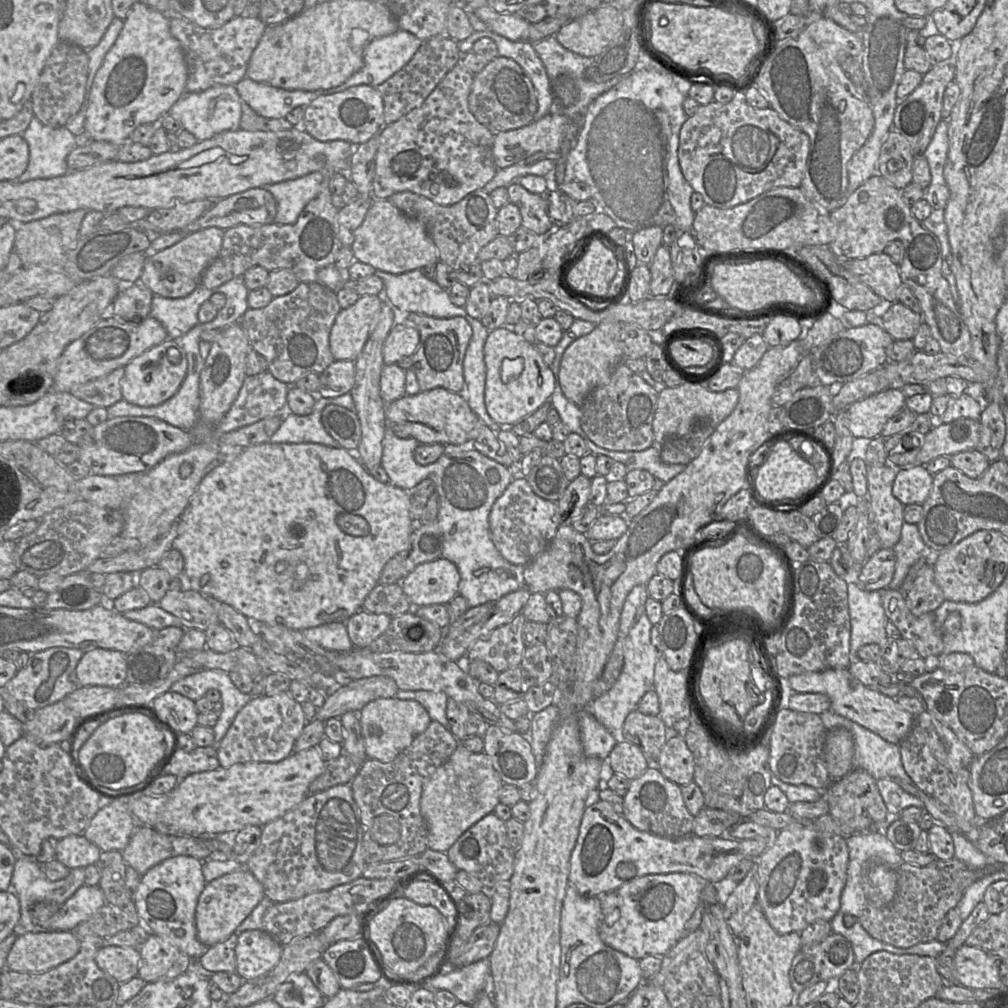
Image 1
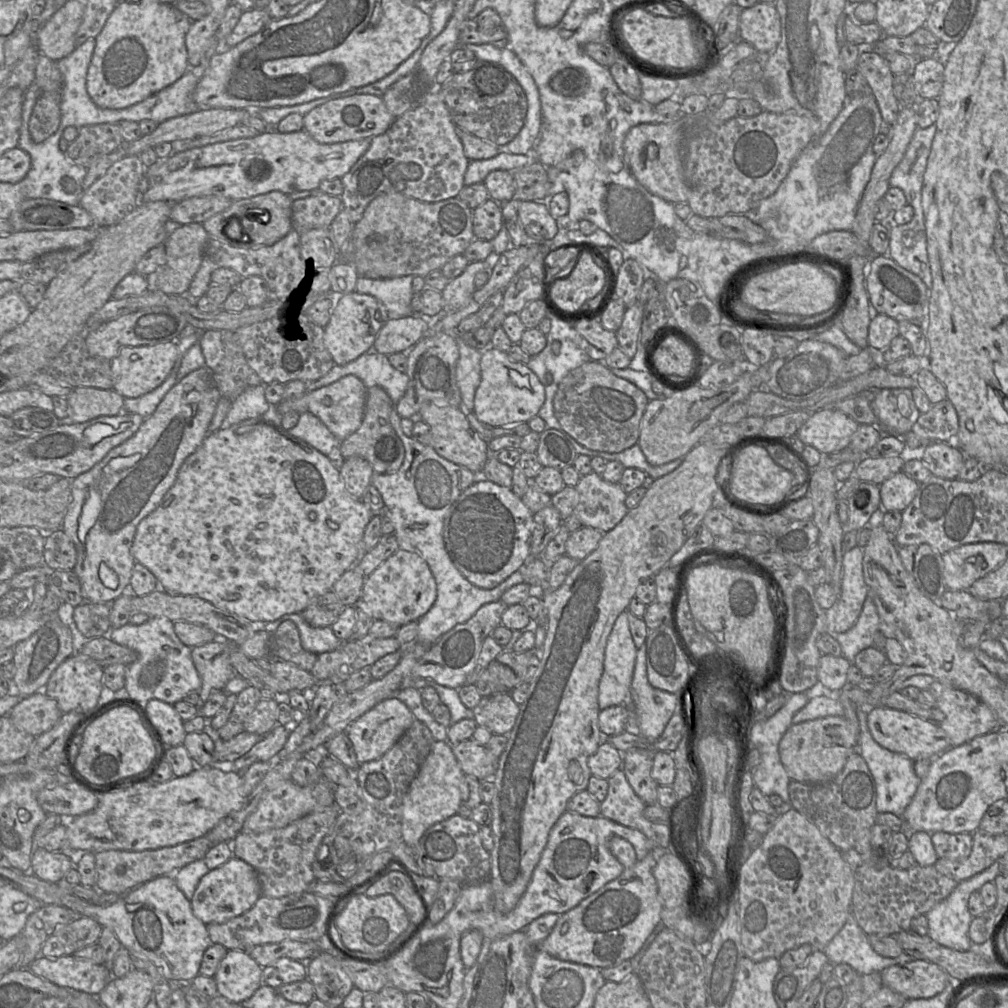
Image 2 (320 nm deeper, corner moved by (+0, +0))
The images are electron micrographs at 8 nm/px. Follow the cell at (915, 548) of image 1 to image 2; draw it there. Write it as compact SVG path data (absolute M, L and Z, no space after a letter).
M868 595L855 624L844 633L835 632L834 606L827 609L827 634L832 635L840 644L842 656L853 664L856 655L871 646L875 646L880 633L880 618L877 608Z

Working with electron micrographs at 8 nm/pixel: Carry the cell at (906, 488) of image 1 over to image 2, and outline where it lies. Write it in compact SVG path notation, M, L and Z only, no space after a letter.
M900 471L887 478L880 487L881 508L884 511L900 511L913 501L920 484Z

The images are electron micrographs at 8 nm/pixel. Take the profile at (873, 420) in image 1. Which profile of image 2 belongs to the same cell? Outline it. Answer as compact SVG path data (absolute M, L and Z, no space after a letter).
M833 407L812 414L796 432L804 443L822 454L838 452L849 446L859 424L850 416Z

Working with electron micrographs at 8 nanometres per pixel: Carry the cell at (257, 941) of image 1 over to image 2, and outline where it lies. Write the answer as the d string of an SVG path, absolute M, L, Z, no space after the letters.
M228 950L213 977L219 995L241 1003L262 985L262 967L248 952Z

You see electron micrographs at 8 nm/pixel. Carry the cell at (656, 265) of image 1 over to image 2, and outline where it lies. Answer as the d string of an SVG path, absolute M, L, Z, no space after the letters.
M638 301L626 308L622 324L616 331L618 348L630 359L636 356L644 315L644 304Z

